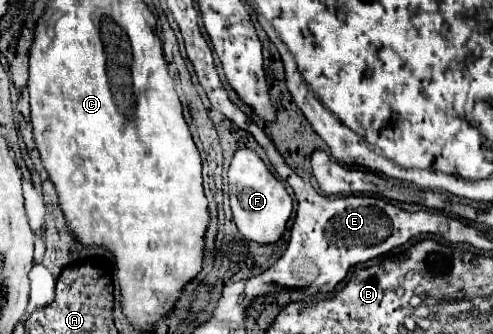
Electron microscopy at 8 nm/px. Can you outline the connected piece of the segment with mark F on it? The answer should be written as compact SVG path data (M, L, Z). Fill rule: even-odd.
M238 149L228 169L228 185L230 185L230 207L234 213L234 221L238 231L254 243L266 245L276 243L286 229L286 223L292 213L292 197L288 195L284 183L270 173L264 161L250 149Z

